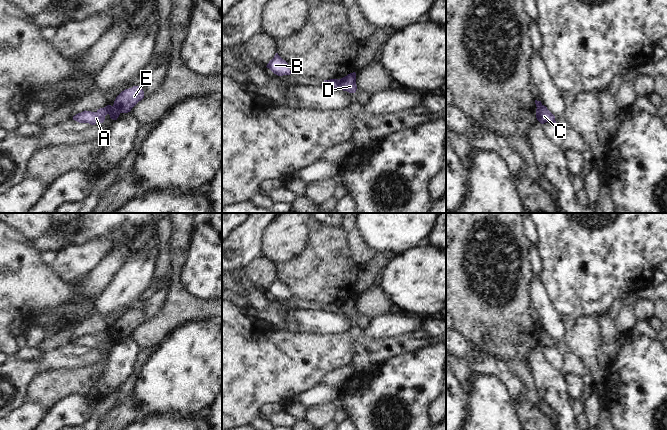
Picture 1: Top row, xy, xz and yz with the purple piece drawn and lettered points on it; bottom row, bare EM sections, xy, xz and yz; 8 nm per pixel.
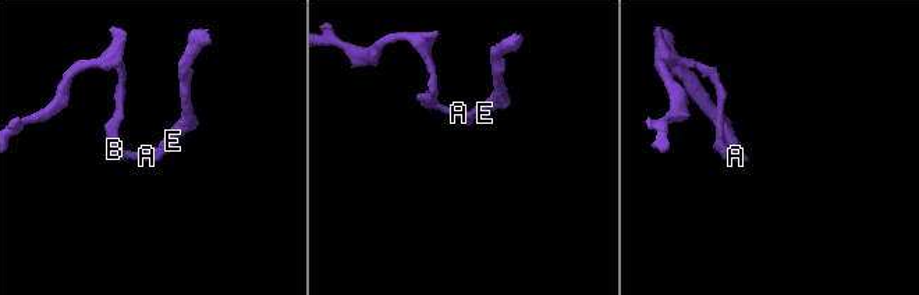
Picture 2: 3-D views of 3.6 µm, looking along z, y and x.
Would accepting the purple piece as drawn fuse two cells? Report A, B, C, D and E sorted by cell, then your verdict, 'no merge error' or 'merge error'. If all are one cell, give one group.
A B C / D E; merge error

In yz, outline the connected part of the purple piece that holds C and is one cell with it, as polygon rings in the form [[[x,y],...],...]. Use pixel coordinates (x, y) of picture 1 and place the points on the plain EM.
[[[544,329],[536,333],[536,342],[541,348],[546,346],[556,348],[555,340]]]

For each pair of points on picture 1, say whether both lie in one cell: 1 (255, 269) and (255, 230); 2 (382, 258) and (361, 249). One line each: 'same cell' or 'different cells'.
1: different cells
2: different cells

